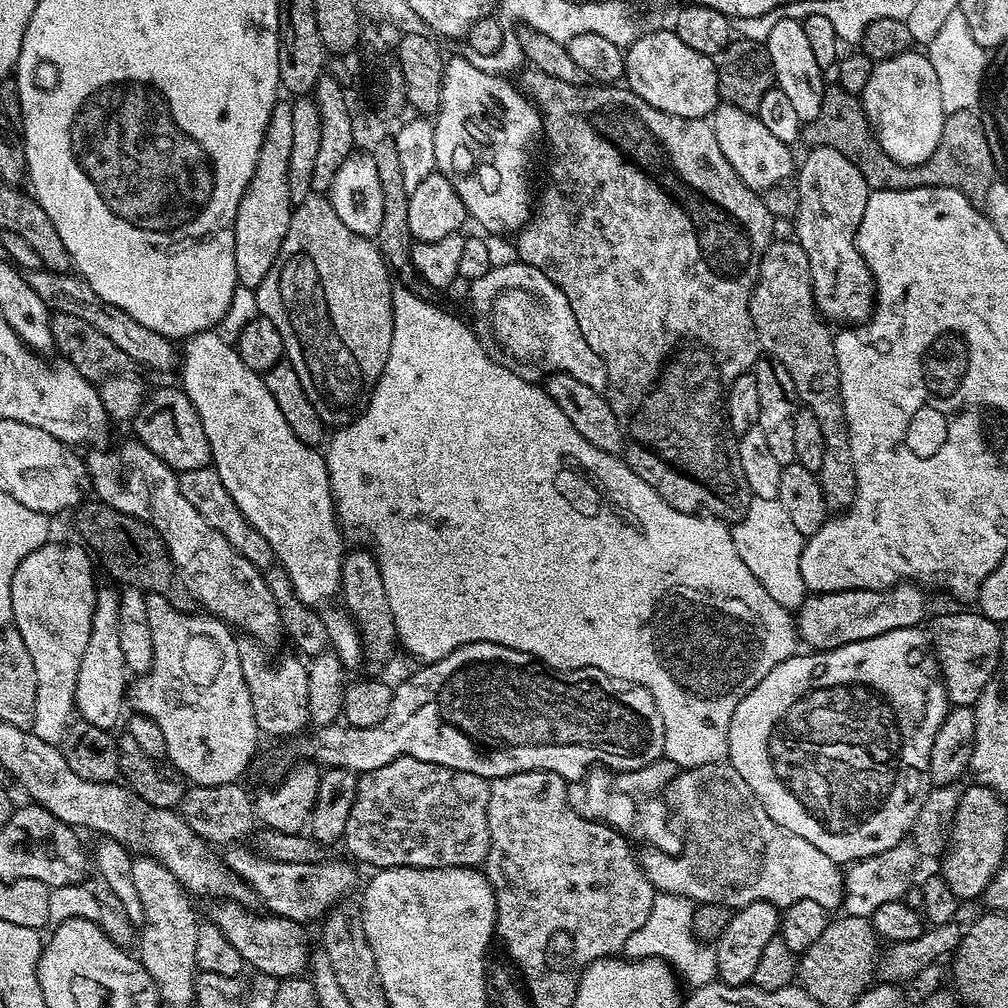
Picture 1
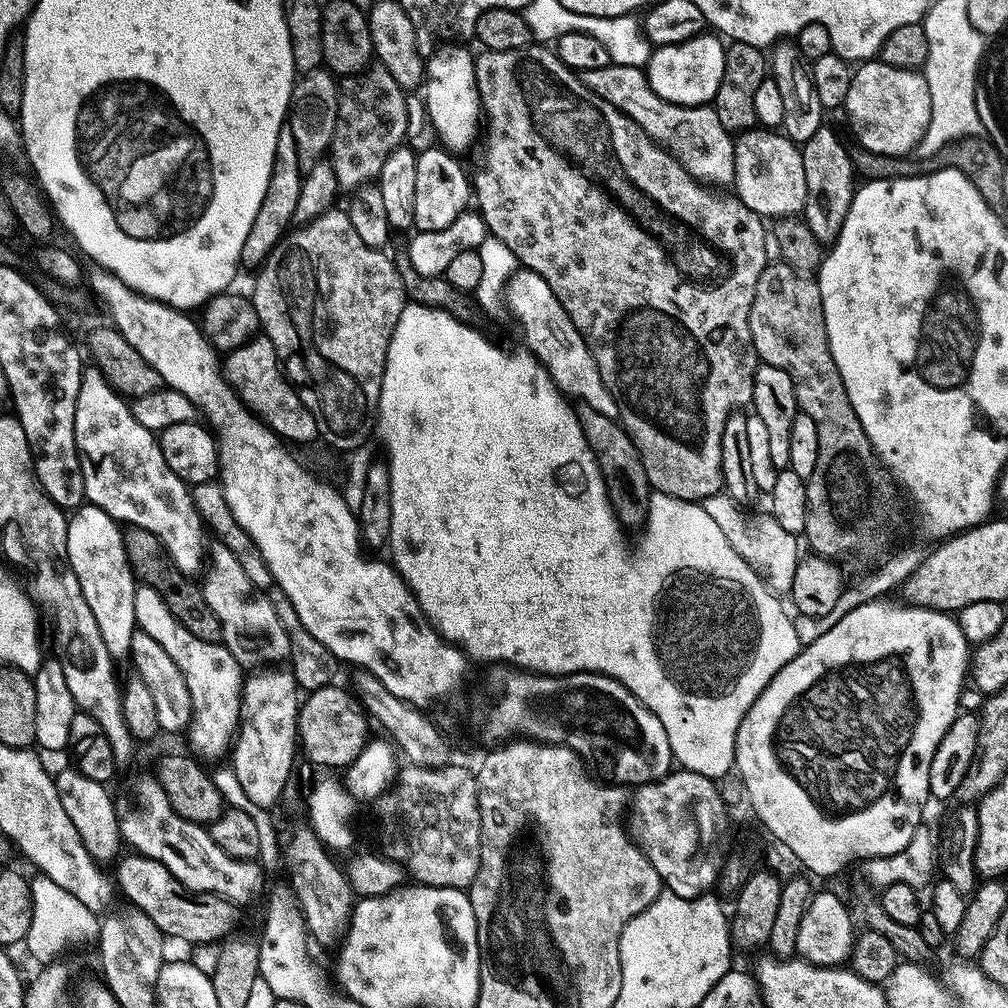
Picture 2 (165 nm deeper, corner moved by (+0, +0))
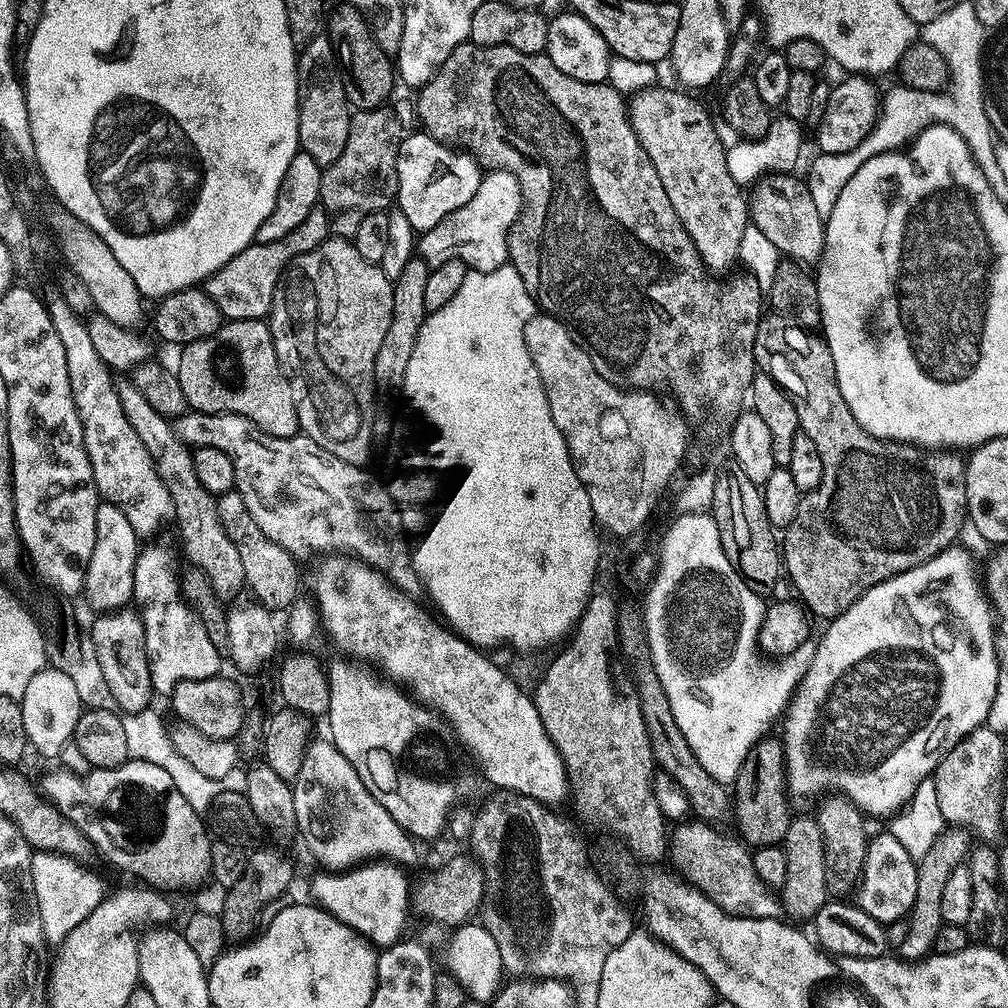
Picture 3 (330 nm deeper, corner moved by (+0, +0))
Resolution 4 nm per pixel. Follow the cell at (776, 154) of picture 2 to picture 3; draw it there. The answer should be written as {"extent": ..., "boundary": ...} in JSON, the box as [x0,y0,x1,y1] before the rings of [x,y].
{"extent":[750,172,824,266],"boundary":[[[769,172],[757,179],[750,192],[750,220],[777,250],[781,257],[795,260],[805,266],[812,266],[819,261],[824,254],[824,225],[822,218],[818,218],[818,210],[814,207],[814,198],[810,198],[810,190],[803,179],[796,174],[787,172]]]}

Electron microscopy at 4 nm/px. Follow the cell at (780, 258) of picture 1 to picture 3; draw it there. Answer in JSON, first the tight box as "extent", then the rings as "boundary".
{"extent":[754,315,968,618],"boundary":[[[765,315],[758,326],[756,345],[754,346],[756,363],[763,371],[774,378],[774,382],[778,382],[780,388],[784,389],[792,397],[794,406],[798,410],[800,431],[810,434],[810,439],[818,445],[818,455],[822,457],[822,482],[818,482],[818,486],[814,490],[801,495],[798,514],[791,526],[783,533],[782,564],[786,569],[787,579],[789,576],[792,579],[793,586],[796,587],[797,594],[795,593],[795,595],[799,597],[804,606],[811,612],[811,615],[813,617],[828,616],[827,618],[835,618],[841,616],[846,610],[850,610],[850,606],[854,606],[854,602],[858,602],[858,598],[862,598],[862,594],[866,594],[866,590],[886,582],[914,566],[925,564],[928,560],[934,559],[938,553],[947,552],[949,548],[957,543],[956,535],[963,530],[964,524],[966,528],[968,514],[966,474],[964,473],[966,460],[963,455],[952,450],[936,450],[931,454],[925,454],[915,444],[902,444],[899,440],[879,440],[874,434],[870,434],[858,422],[858,418],[854,418],[850,406],[846,406],[846,398],[842,398],[842,390],[838,390],[834,358],[830,354],[828,343],[824,341],[823,335],[805,328],[803,324],[796,323],[791,316],[771,315]]]}

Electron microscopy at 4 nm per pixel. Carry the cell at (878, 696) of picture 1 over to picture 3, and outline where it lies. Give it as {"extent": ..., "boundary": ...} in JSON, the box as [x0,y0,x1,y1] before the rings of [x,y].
{"extent":[782,546,999,817],"boundary":[[[953,546],[947,552],[940,552],[925,564],[914,566],[862,594],[850,610],[835,617],[832,624],[824,632],[824,637],[817,642],[812,652],[812,661],[806,674],[800,680],[788,701],[788,707],[782,717],[784,732],[784,771],[788,773],[788,790],[793,797],[816,796],[825,794],[839,794],[848,797],[861,812],[872,816],[891,817],[907,805],[909,799],[923,780],[929,779],[935,772],[938,762],[958,743],[966,734],[981,727],[985,723],[990,711],[990,702],[994,699],[995,687],[998,686],[999,664],[995,658],[994,609],[978,579],[978,568],[972,565],[972,560],[960,549]]]}

